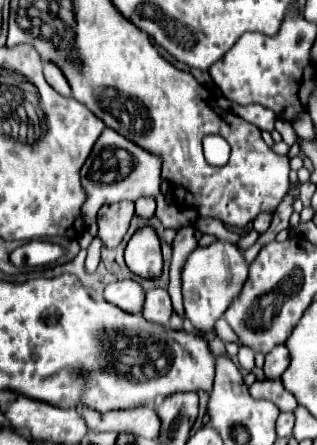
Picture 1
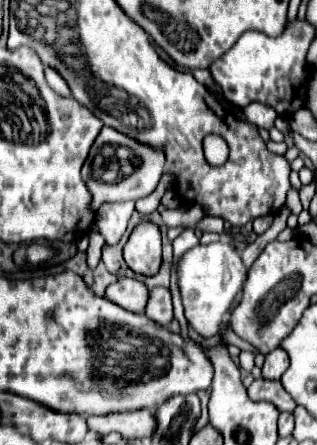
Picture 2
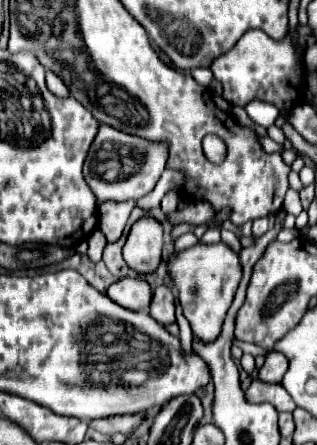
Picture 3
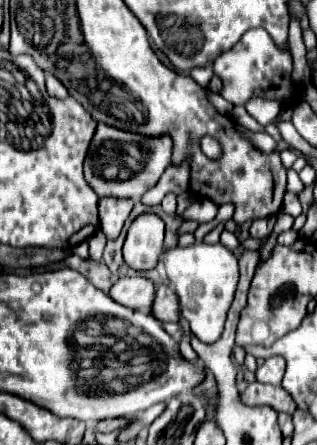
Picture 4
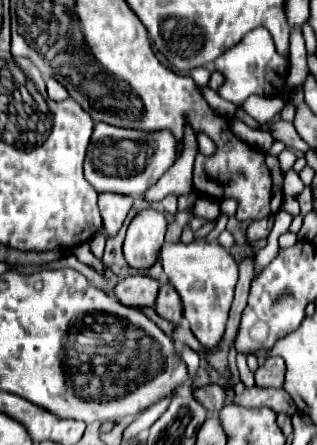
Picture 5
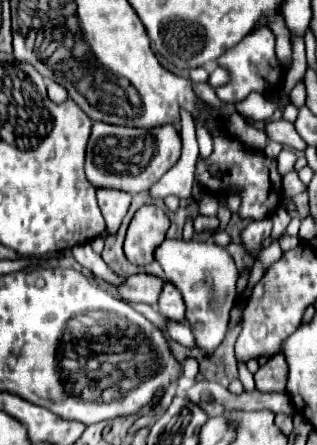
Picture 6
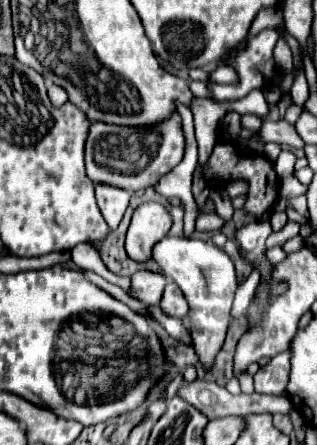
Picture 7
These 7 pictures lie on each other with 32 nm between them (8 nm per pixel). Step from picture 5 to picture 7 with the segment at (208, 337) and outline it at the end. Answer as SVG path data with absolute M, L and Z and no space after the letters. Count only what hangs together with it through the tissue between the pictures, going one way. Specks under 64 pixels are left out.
M164 238L154 246L152 258L160 264L166 278L174 280L188 300L188 320L192 320L192 346L202 364L210 366L220 350L228 324L234 292L238 288L236 270L230 256L210 240L196 238Z

